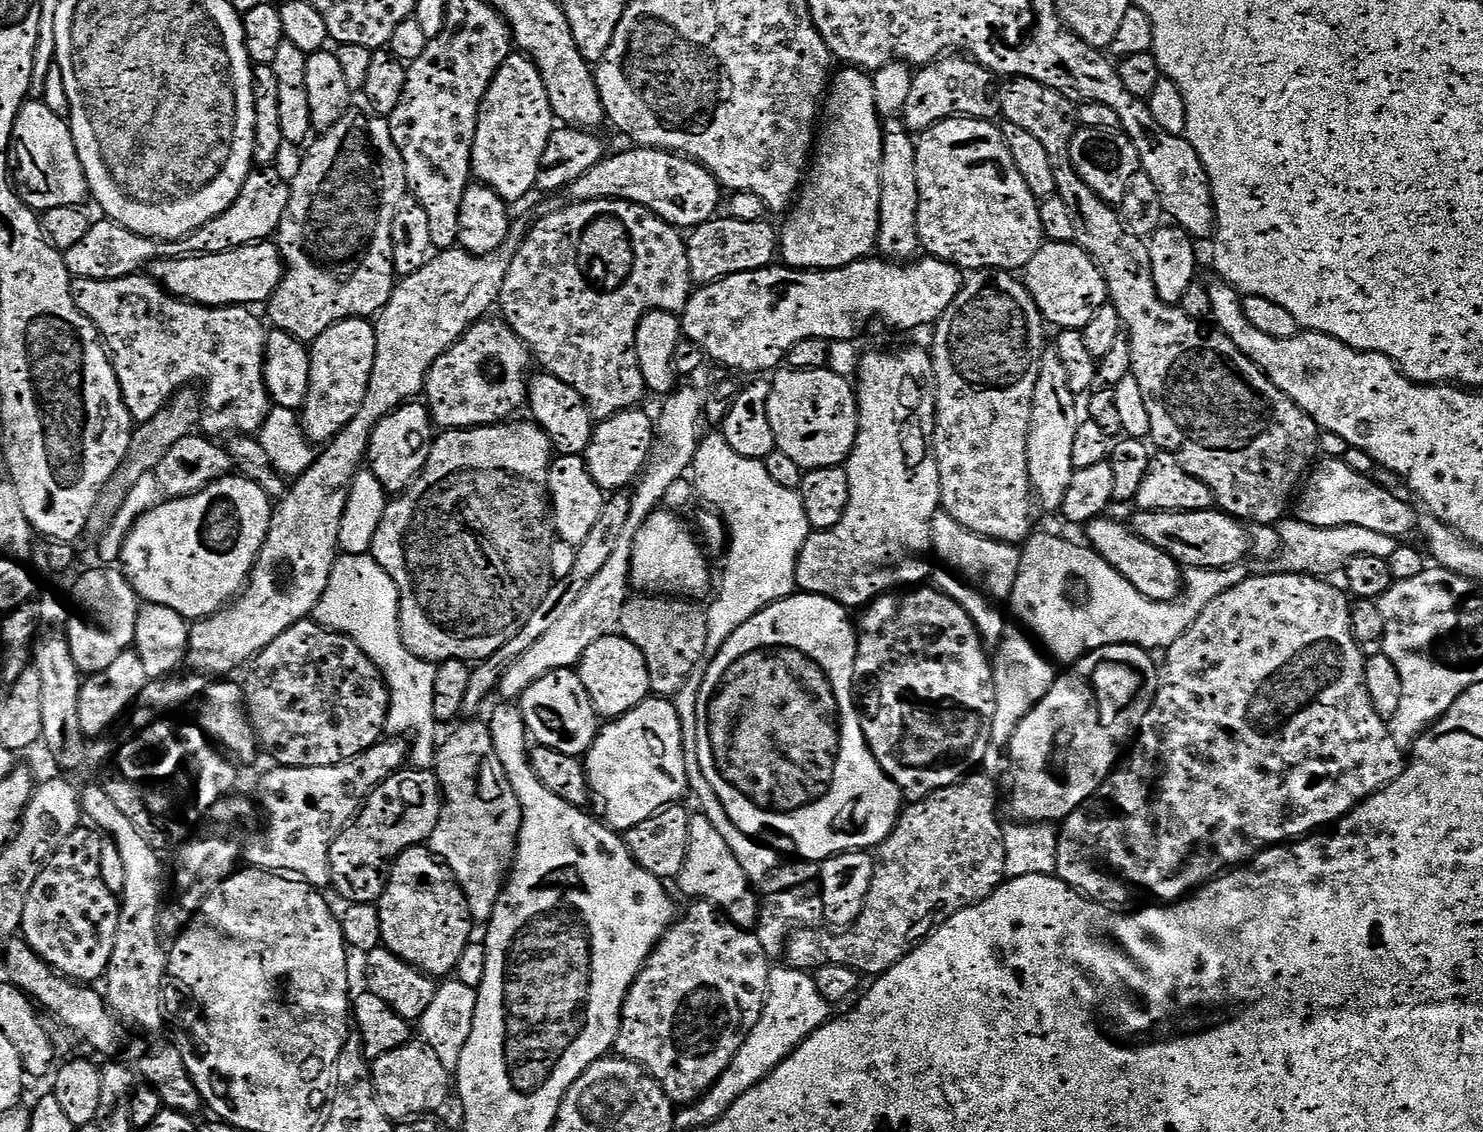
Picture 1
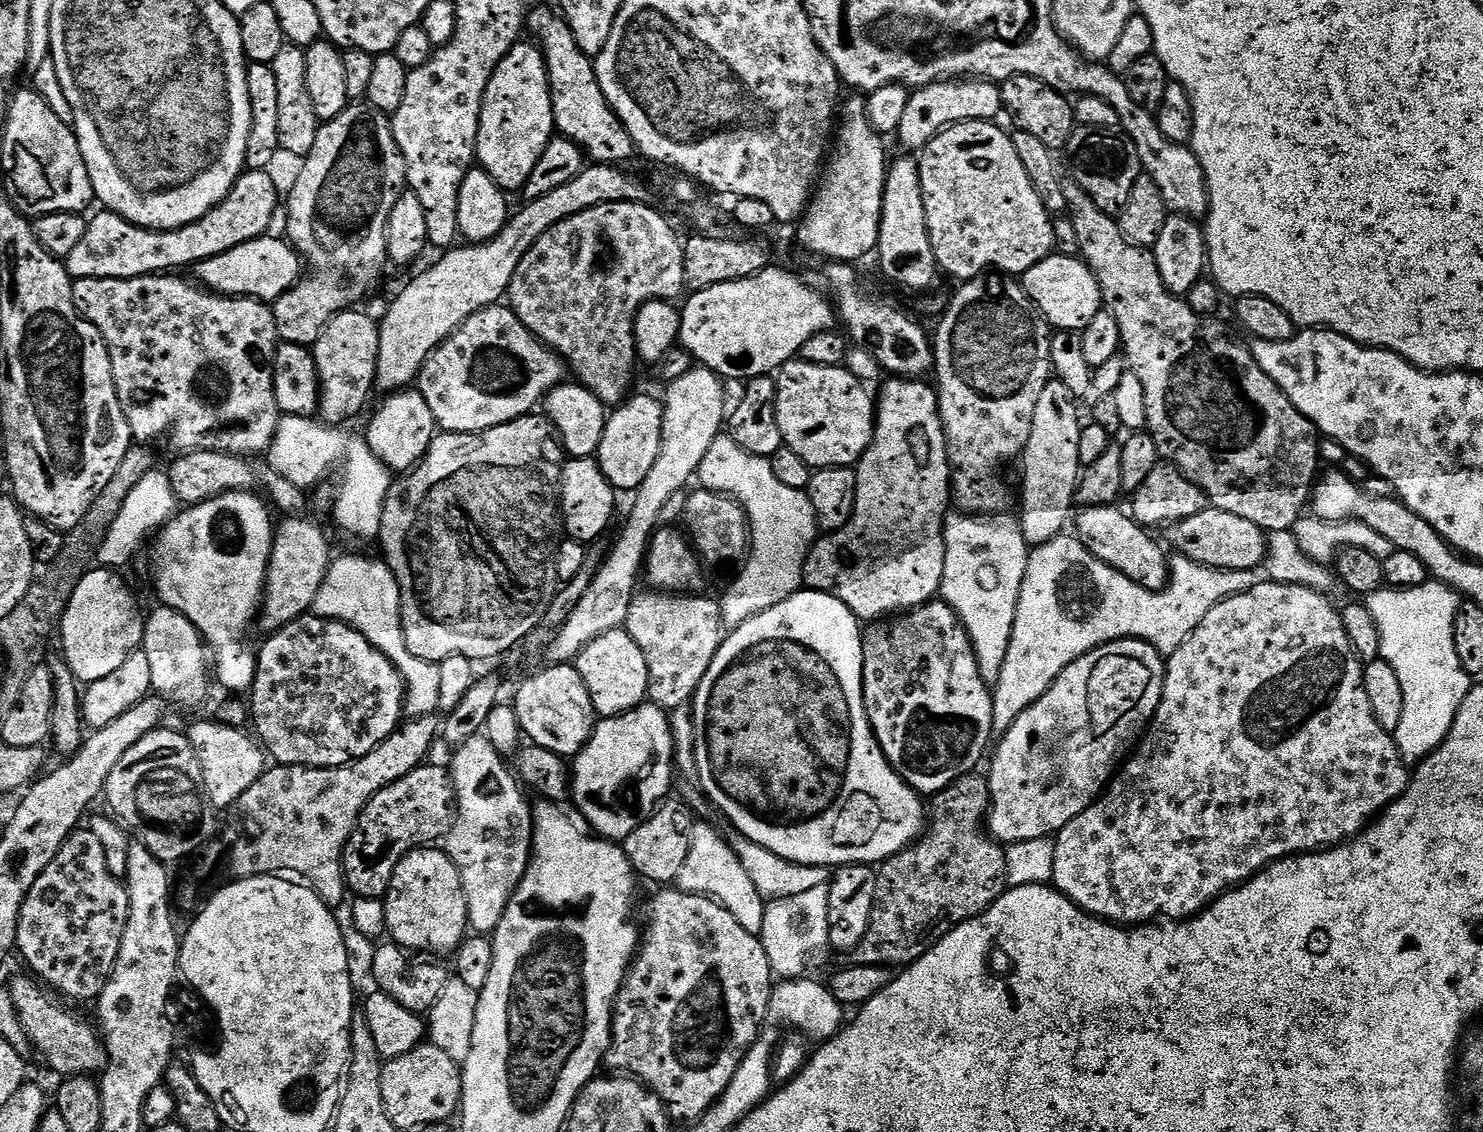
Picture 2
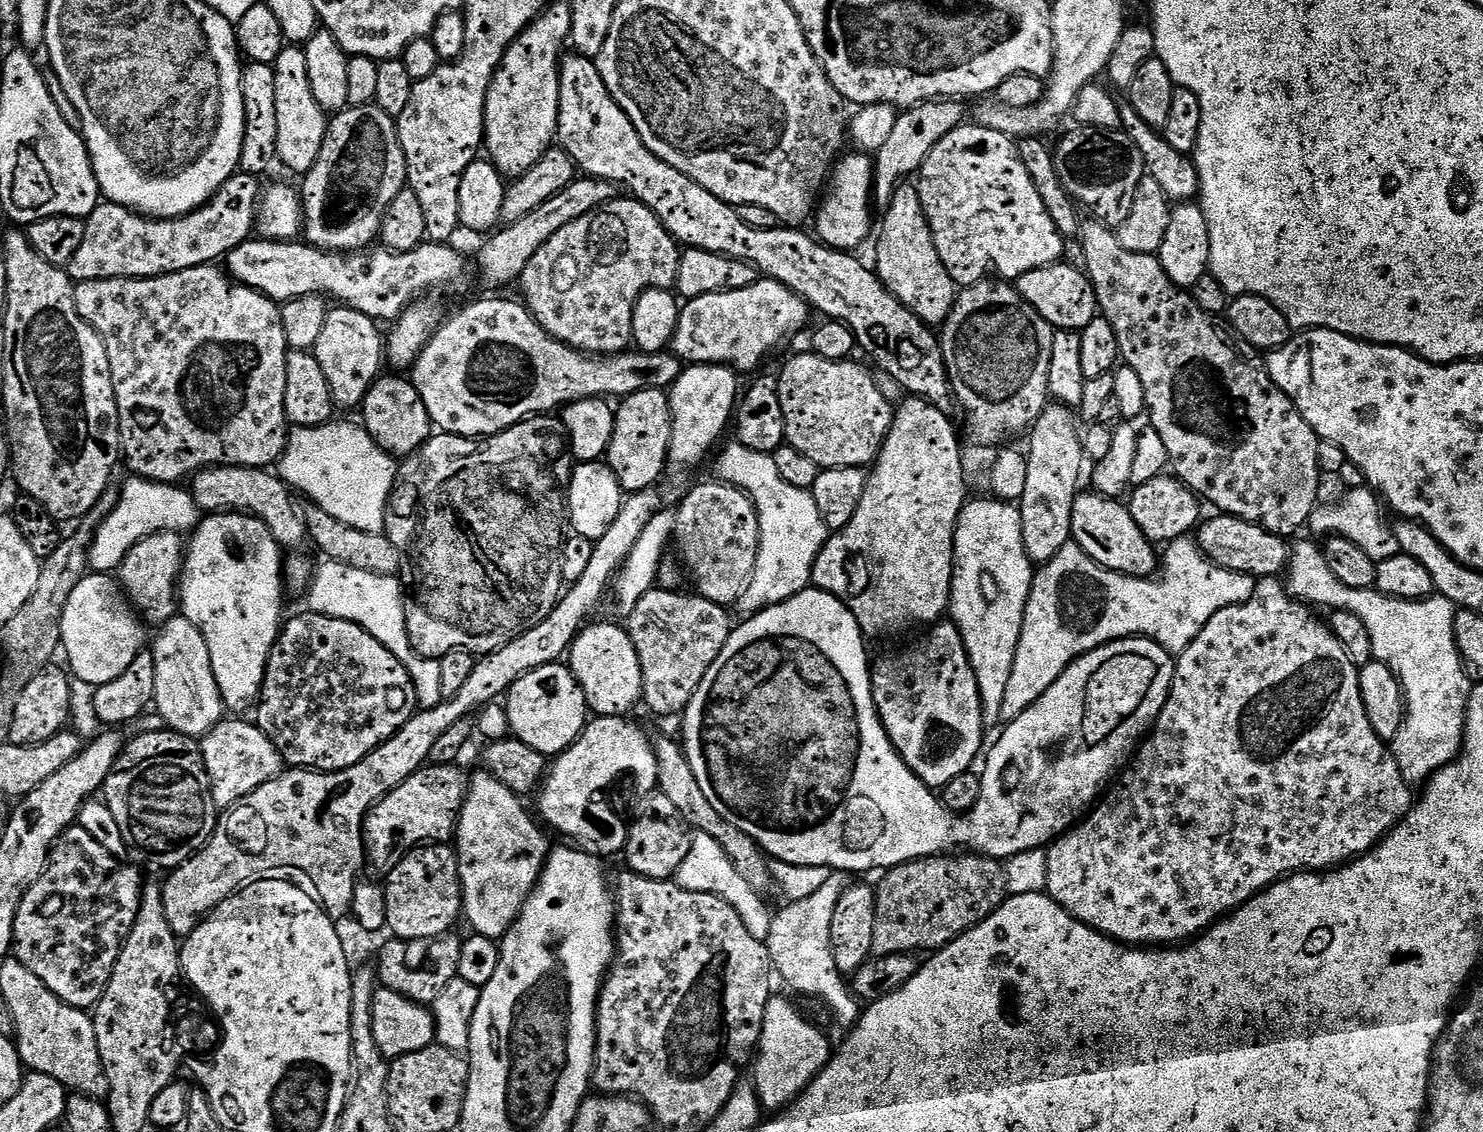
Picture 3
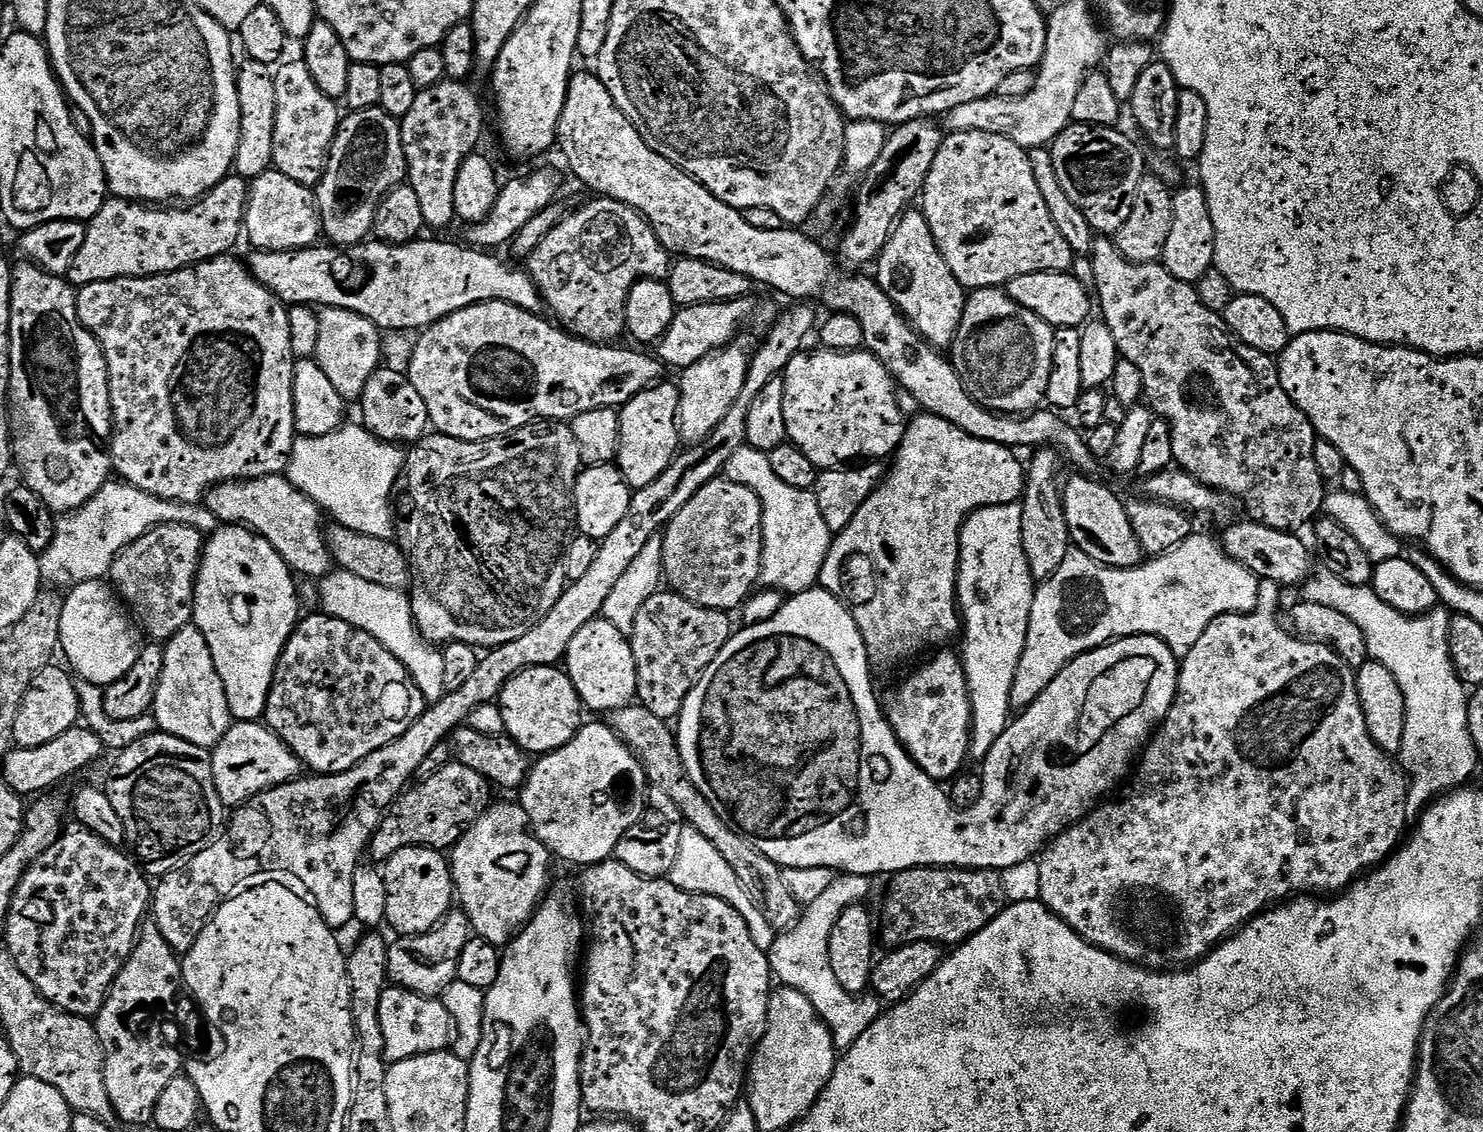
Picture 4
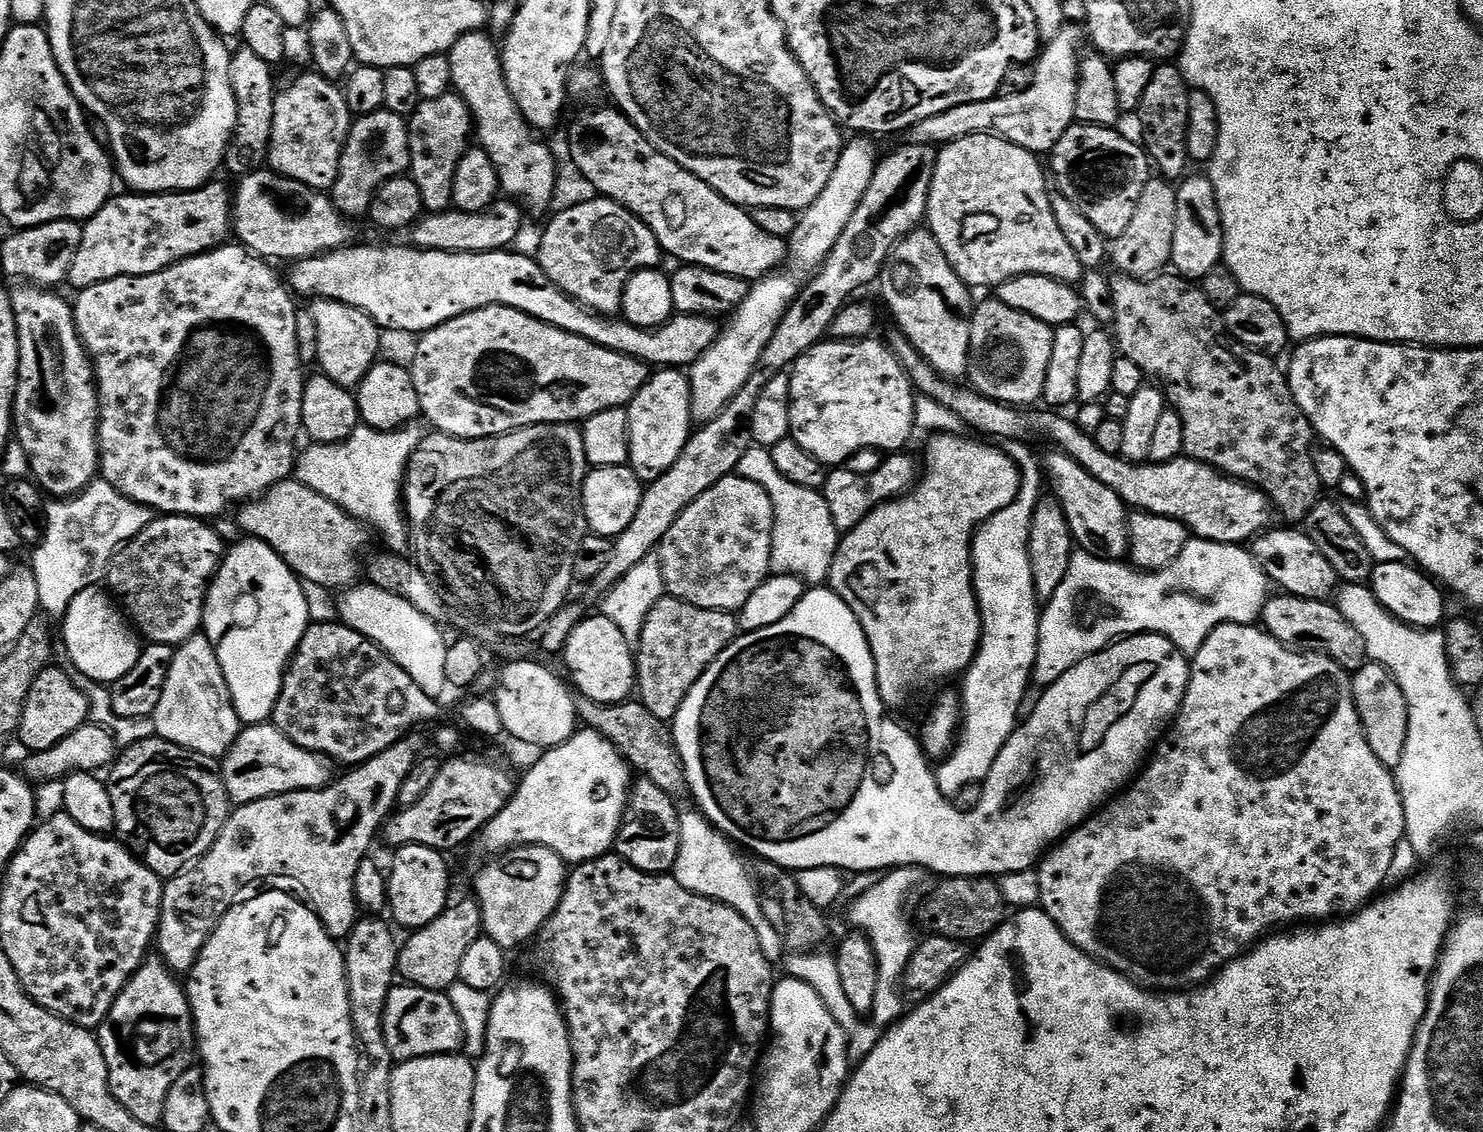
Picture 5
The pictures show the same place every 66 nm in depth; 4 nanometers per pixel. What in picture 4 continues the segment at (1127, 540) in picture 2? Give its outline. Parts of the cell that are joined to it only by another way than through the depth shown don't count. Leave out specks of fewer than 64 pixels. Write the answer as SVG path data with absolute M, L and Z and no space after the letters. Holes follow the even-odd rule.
M1076 474L1062 488L1064 524L1068 528L1071 543L1094 558L1094 562L1105 564L1108 568L1135 568L1141 563L1142 549L1130 526L1125 501L1120 501L1106 485L1092 479L1096 478Z

